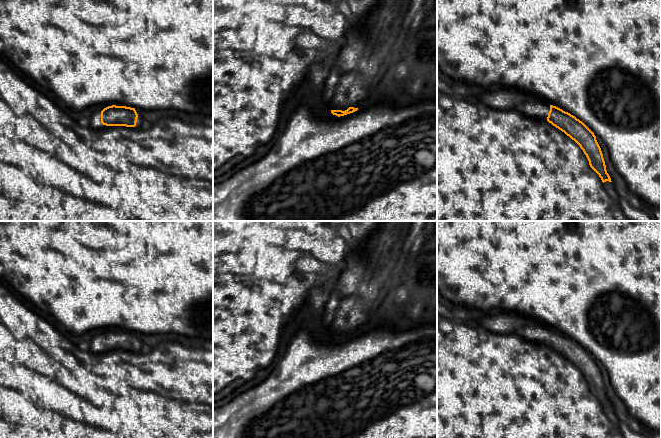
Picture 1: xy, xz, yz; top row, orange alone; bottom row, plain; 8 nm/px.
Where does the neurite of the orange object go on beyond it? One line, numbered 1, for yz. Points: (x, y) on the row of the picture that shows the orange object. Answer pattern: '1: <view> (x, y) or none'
1: yz (499, 98)

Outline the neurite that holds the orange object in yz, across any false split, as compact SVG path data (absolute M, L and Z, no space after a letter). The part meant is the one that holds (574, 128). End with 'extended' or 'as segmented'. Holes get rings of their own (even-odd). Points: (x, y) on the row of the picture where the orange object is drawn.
M504 87L478 89L475 103L484 105L488 109L518 110L528 116L547 120L580 146L590 167L599 175L603 183L612 182L596 136L582 121L570 113L550 105L539 97L530 96L525 90Z | extended

